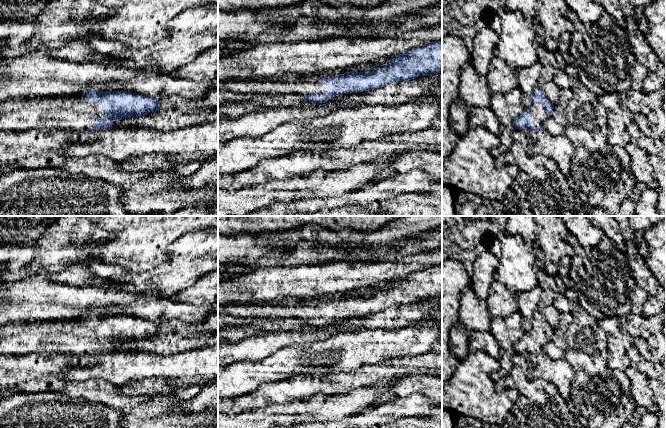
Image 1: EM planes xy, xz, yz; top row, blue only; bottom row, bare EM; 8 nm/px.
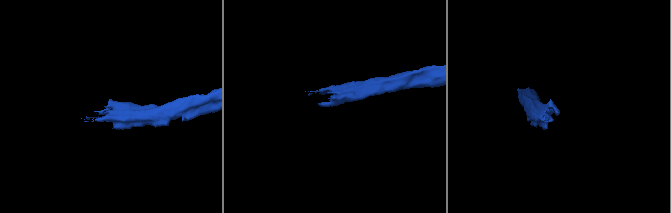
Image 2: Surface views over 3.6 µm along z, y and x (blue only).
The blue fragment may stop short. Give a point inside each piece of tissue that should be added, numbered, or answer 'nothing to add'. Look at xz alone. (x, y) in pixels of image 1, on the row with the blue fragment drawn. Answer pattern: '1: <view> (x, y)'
1: xz (267, 87)

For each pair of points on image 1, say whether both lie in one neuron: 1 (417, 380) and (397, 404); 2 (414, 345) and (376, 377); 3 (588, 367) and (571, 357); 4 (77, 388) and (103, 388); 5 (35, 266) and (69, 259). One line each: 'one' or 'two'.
1: two
2: two
3: one
4: one
5: one

